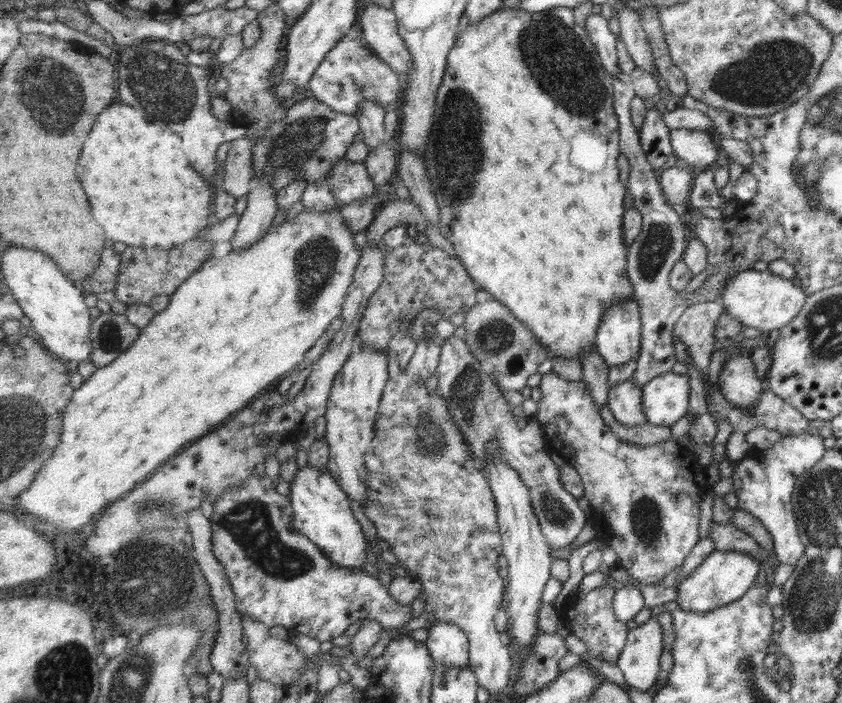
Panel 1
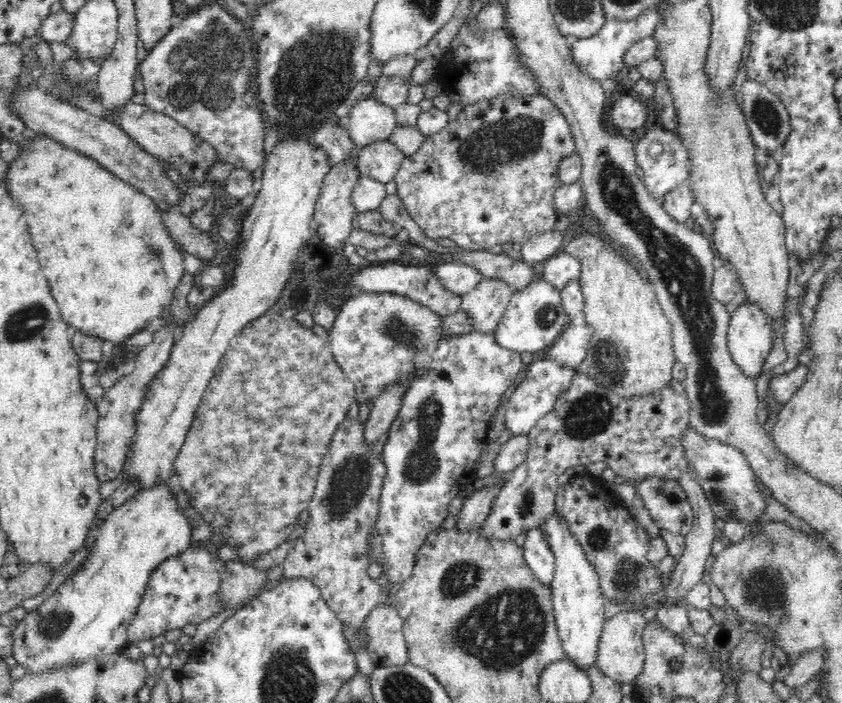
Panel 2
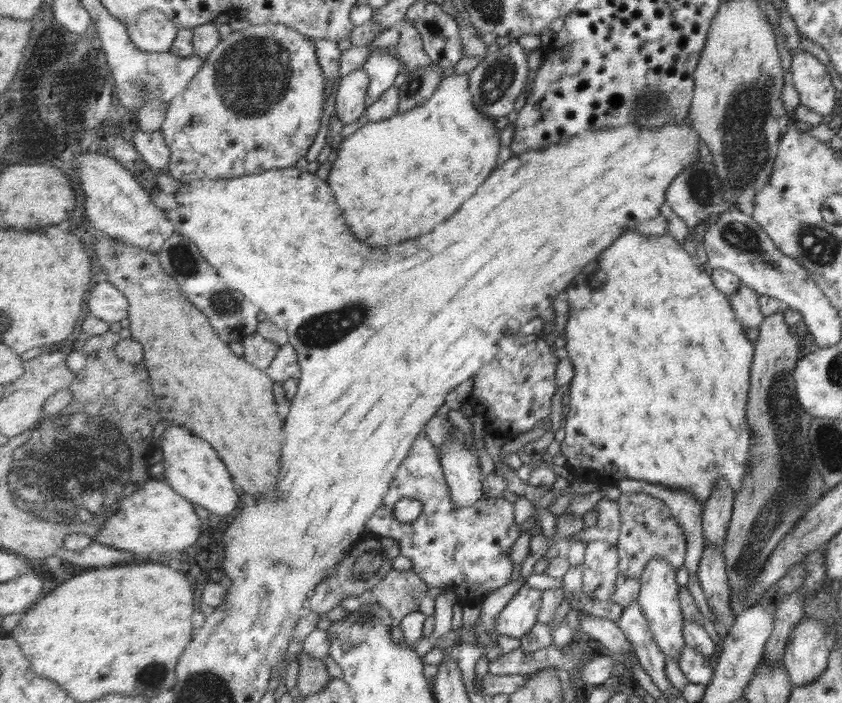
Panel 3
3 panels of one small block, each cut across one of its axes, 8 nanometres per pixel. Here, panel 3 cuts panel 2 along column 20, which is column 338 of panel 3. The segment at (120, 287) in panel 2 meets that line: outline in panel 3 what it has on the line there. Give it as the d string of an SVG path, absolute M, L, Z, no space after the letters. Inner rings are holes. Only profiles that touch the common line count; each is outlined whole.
M467 74L447 75L424 106L384 121L366 121L342 142L327 180L331 182L331 188L343 206L343 214L347 214L347 222L351 222L351 230L355 230L357 238L371 242L371 246L385 248L429 234L437 224L455 214L489 178L497 166L501 131L497 131L495 119L487 117L473 105L473 94L467 89L469 82Z

